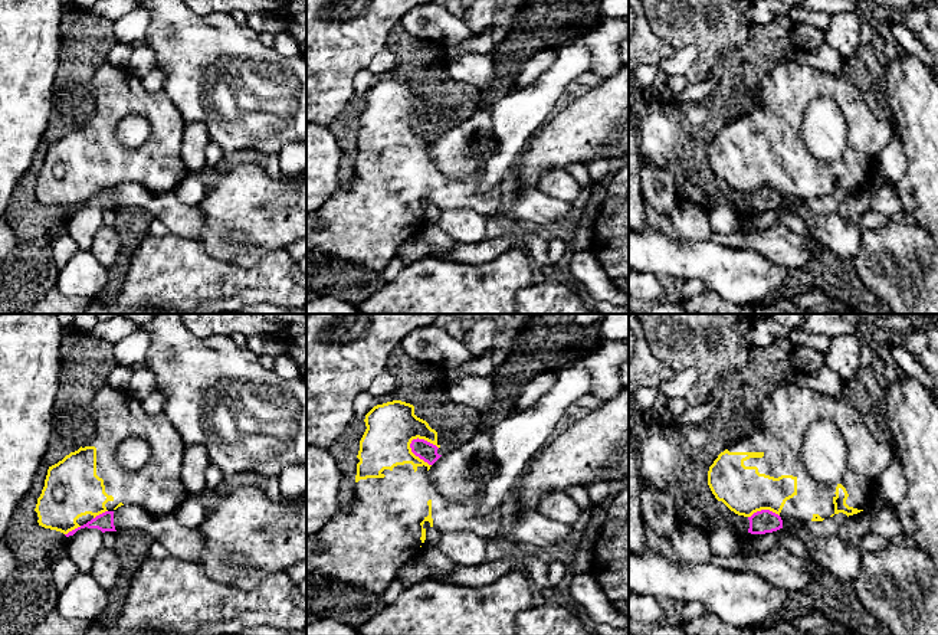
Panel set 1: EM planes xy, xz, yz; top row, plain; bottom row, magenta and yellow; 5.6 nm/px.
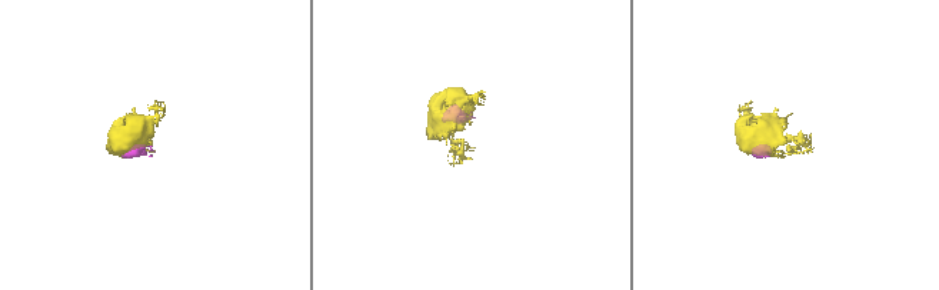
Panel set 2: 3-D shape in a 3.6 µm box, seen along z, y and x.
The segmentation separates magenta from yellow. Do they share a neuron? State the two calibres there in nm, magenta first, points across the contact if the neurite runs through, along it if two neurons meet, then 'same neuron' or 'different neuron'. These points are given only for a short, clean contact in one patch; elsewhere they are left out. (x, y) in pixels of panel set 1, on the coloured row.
calibres 110 and 280 nm; border xz (413, 438), (410, 449), (430, 465); different neuron

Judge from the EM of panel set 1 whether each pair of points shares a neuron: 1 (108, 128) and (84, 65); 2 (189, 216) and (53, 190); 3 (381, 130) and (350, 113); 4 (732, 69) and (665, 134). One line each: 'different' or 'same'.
1: different
2: different
3: different
4: same

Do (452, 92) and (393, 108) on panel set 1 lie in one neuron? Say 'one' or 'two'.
two

